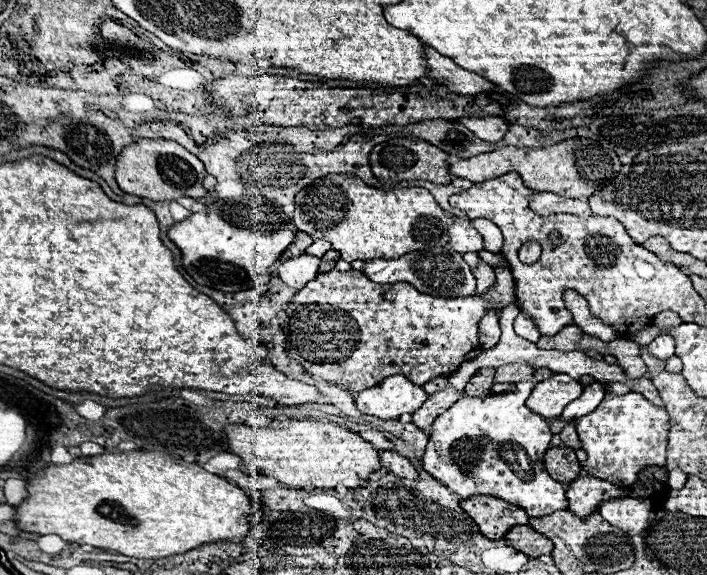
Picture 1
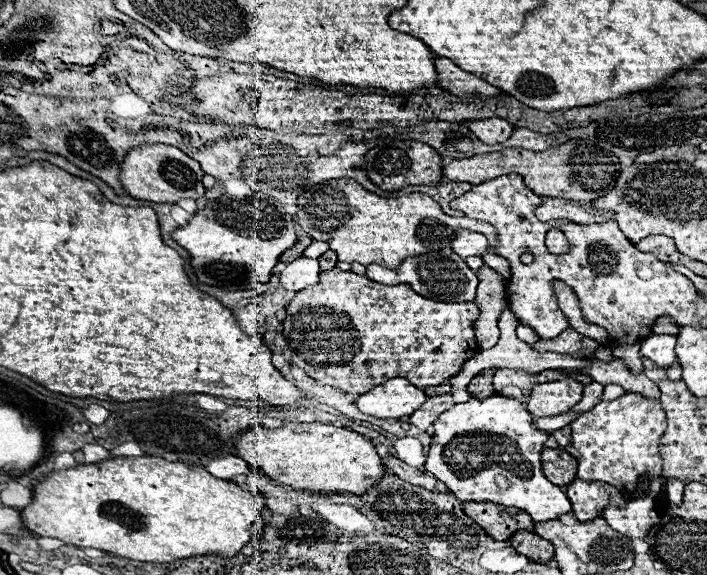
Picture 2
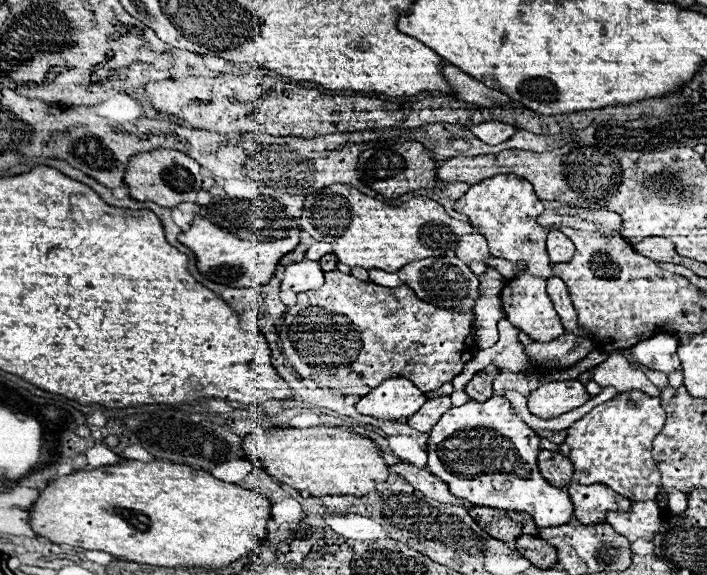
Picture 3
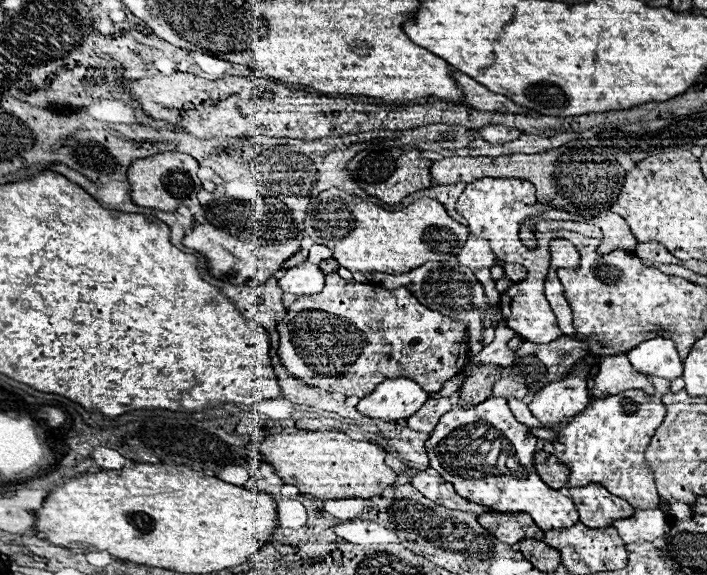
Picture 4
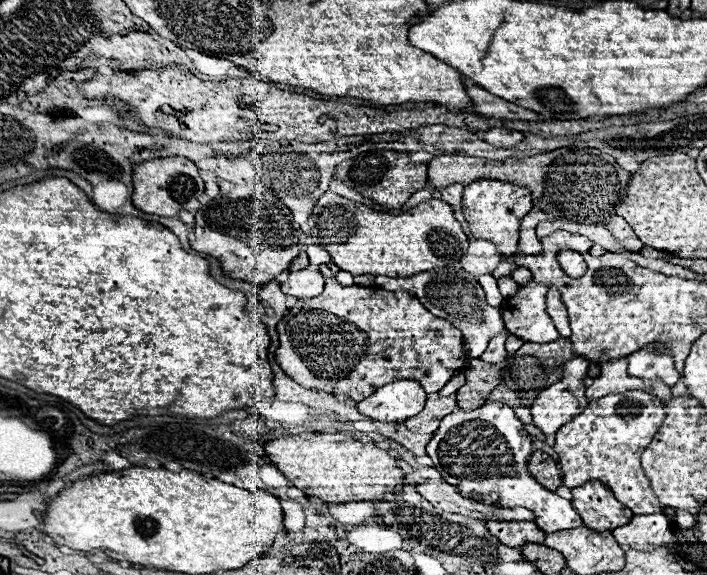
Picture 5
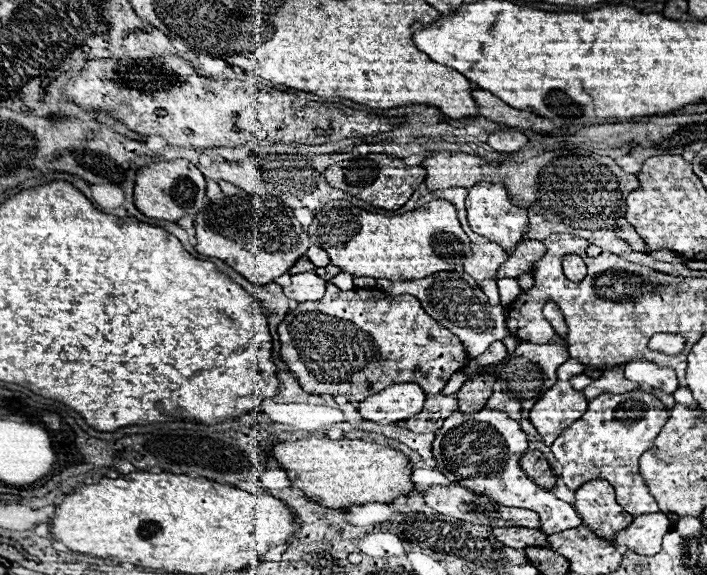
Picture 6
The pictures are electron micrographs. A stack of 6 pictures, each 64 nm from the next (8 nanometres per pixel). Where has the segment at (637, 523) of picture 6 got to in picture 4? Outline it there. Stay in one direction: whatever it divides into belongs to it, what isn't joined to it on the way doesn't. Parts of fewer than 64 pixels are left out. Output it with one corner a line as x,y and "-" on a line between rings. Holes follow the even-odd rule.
652,510
652,512
634,512
630,520
618,520
614,524
618,536
626,542
654,542
666,532
666,514
662,510

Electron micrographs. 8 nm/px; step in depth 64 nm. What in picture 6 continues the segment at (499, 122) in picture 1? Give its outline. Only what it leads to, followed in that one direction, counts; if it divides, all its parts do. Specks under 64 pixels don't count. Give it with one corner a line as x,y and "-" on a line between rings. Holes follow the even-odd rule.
510,128
506,132
498,130
492,136
488,136
488,144
496,152
508,152
508,154
512,154
512,152
518,152
518,148
526,146
528,144
528,138
522,132
518,132
516,128

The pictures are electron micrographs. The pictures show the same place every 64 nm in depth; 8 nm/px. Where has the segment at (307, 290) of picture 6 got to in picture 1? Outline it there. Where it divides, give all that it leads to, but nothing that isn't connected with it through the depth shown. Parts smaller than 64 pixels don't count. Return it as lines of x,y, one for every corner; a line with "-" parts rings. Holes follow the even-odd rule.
302,254
296,258
284,260
282,266
278,268
278,276
286,286
294,290
302,290
308,282
312,282
318,276
318,264
320,264
318,258

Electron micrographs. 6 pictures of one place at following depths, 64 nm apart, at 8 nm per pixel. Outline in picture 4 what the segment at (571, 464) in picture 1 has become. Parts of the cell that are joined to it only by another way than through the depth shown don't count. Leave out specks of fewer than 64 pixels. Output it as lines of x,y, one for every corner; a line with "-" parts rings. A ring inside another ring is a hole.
538,450
534,454
534,468
536,468
538,476
542,478
542,482
546,482
554,490
566,486
566,480
570,476
568,468
556,456
542,452
542,450

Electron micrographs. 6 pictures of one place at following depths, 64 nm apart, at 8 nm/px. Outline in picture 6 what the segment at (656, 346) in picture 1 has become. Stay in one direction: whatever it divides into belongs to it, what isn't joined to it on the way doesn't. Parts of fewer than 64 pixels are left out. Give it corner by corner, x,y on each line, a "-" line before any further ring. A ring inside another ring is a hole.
634,360
626,364
624,376
638,386
646,384
652,390
662,390
666,394
674,394
678,388
678,380
672,368
658,368
656,364
650,364
646,360

